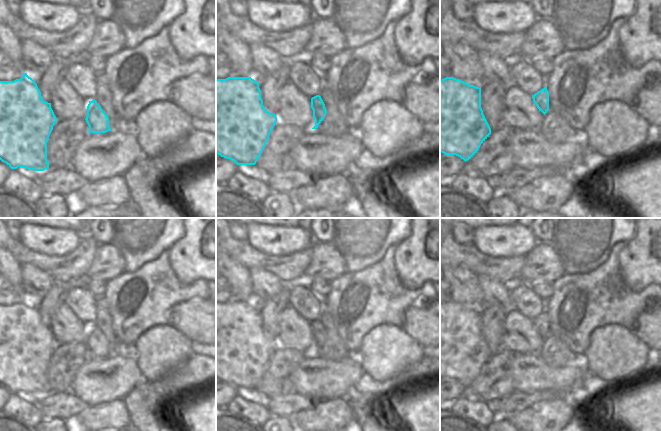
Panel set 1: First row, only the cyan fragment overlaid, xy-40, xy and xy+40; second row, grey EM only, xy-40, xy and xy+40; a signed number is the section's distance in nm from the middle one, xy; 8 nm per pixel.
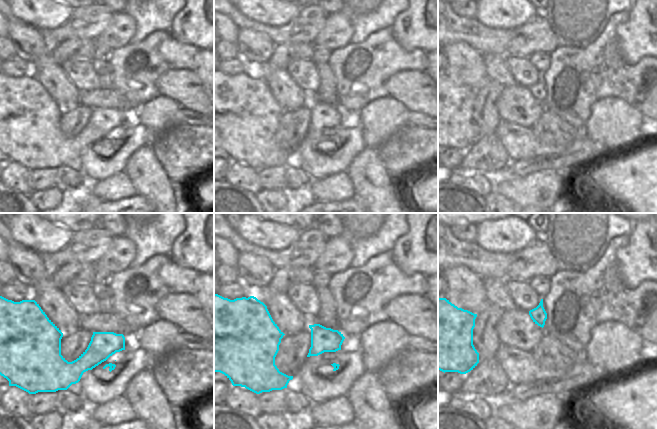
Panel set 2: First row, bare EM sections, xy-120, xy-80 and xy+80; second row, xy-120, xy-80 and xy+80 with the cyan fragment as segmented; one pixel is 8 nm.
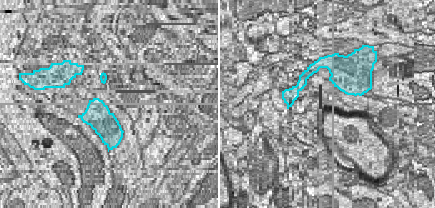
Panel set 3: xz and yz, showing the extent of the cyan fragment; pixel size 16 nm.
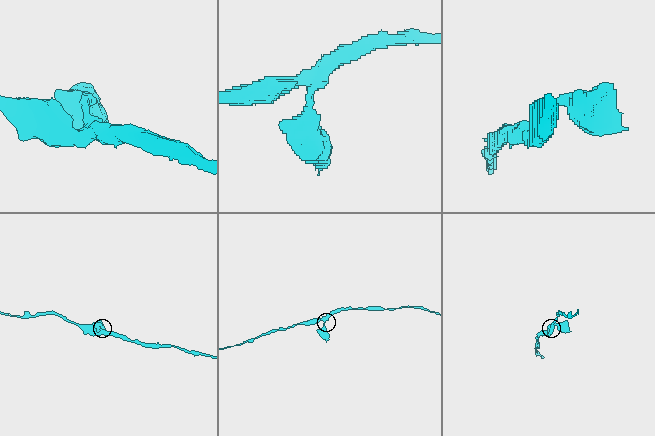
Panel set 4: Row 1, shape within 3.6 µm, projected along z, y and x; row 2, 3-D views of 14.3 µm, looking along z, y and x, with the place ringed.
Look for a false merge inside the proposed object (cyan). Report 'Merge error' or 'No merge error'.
No merge error

